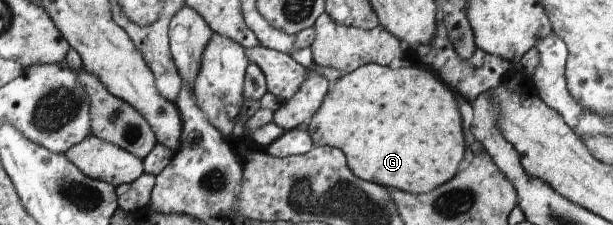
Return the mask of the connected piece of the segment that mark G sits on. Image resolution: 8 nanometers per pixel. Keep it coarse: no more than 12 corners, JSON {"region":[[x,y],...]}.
{"region":[[370,62],[308,122],[356,177],[423,194],[458,173],[462,107]]}

